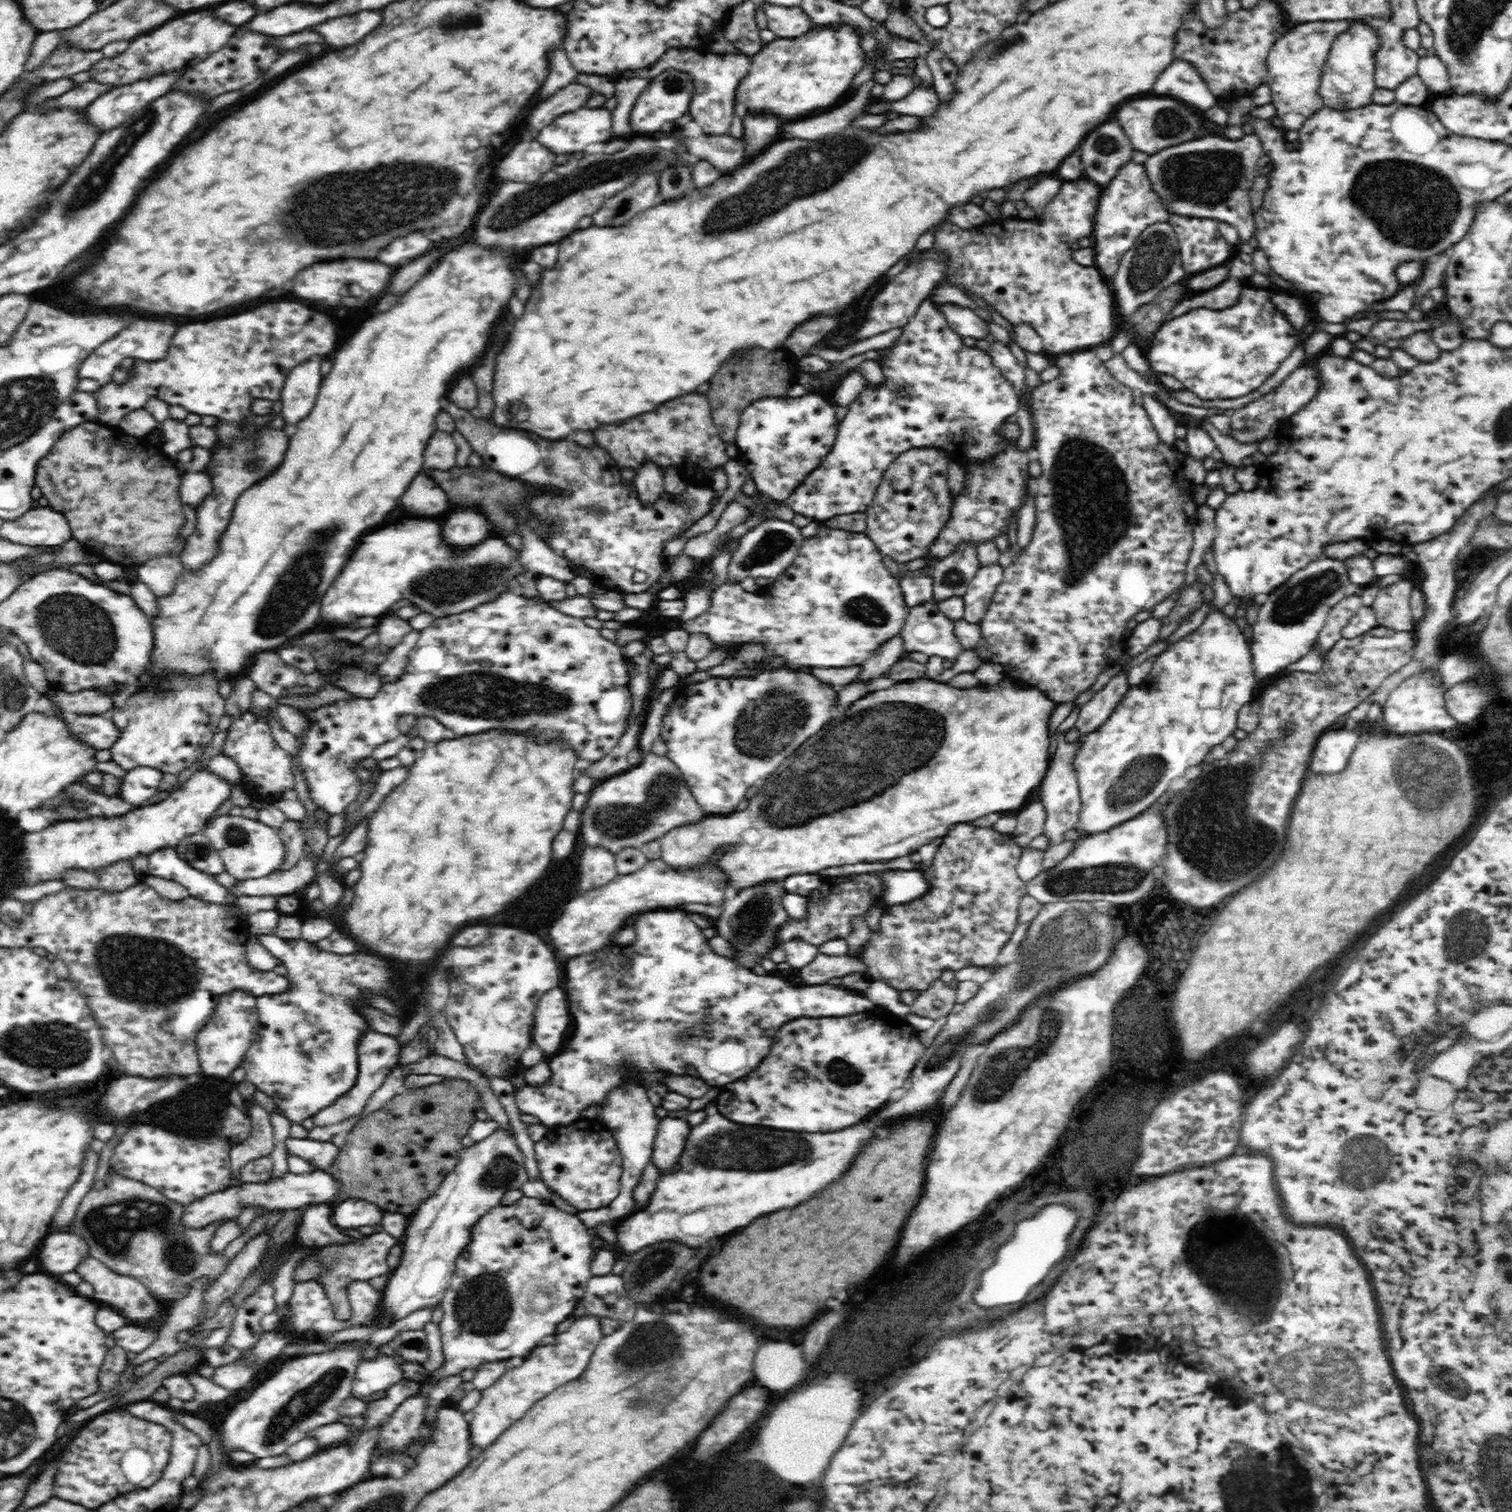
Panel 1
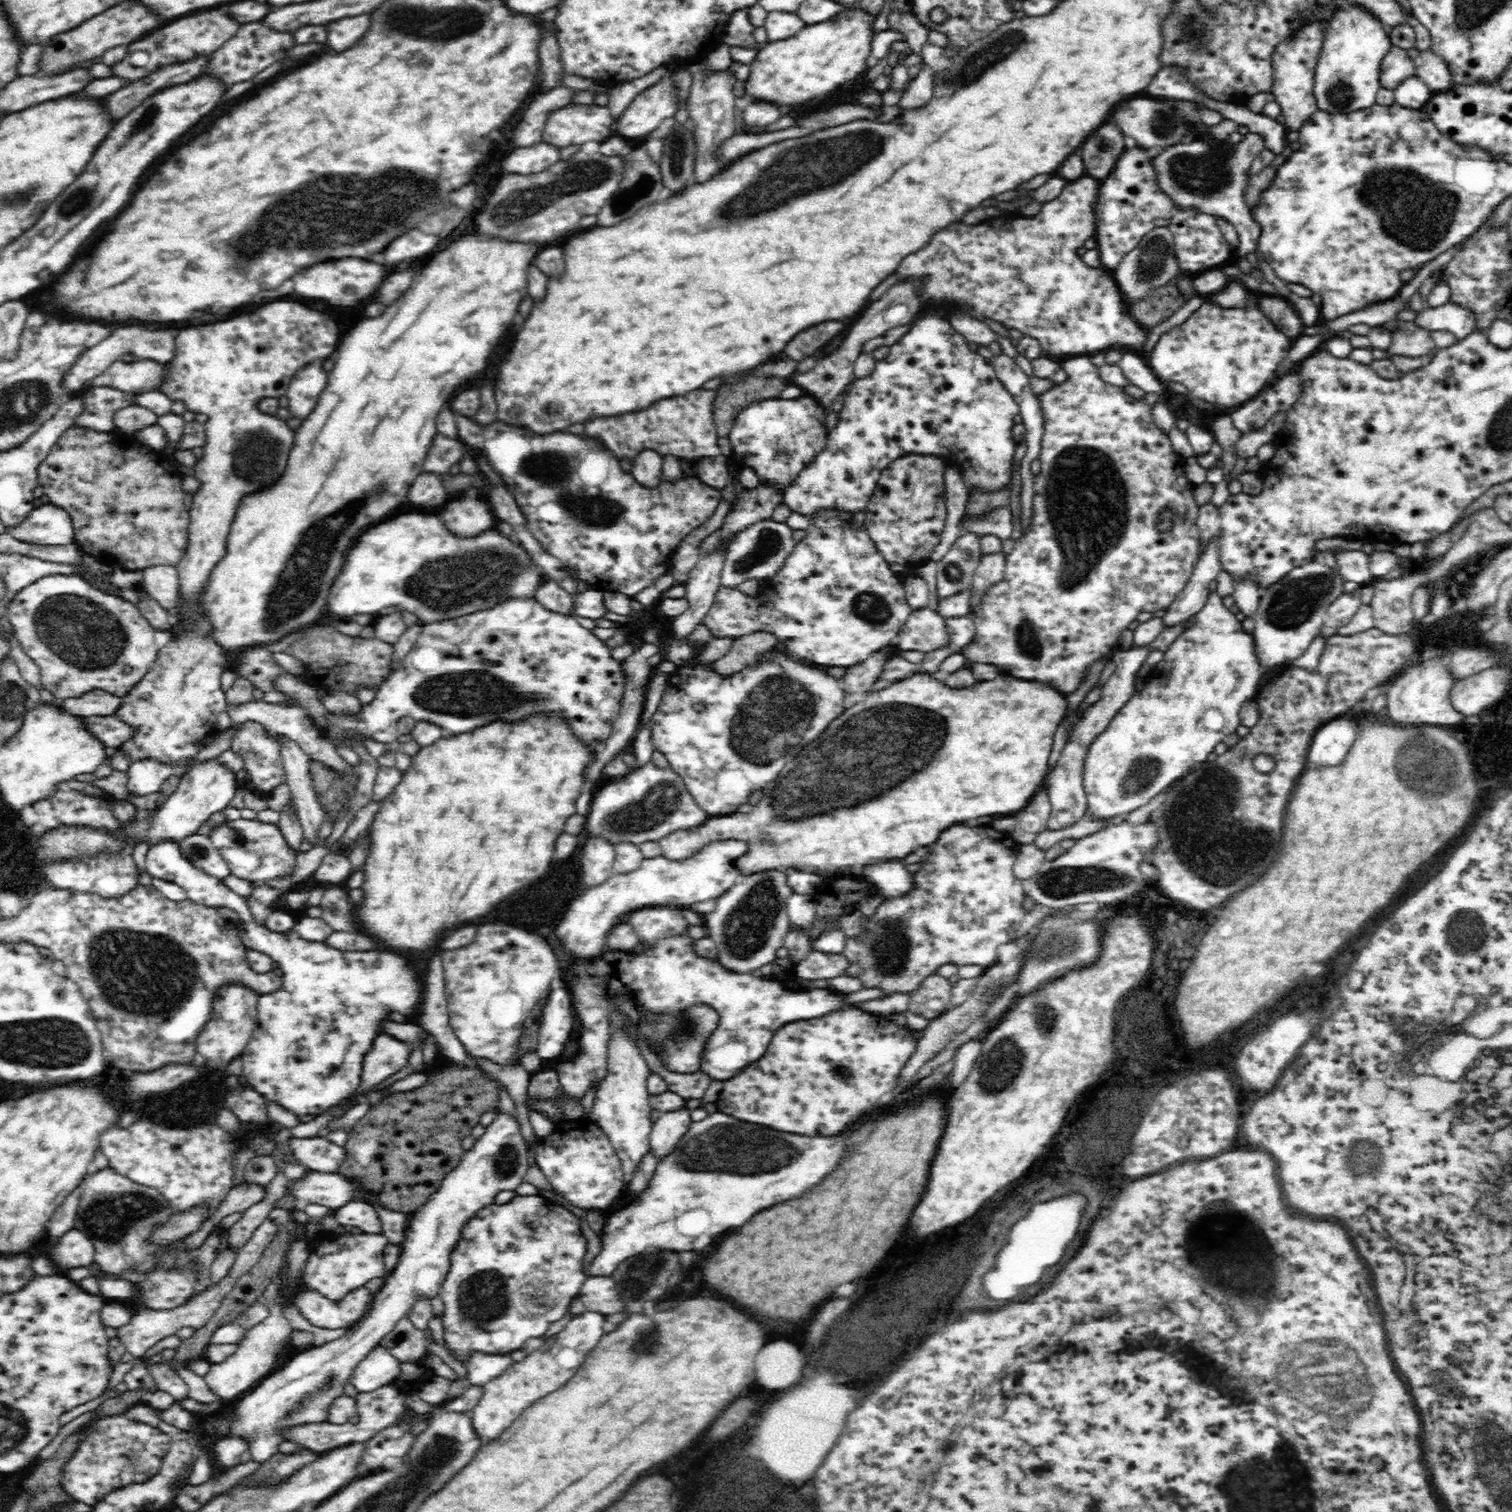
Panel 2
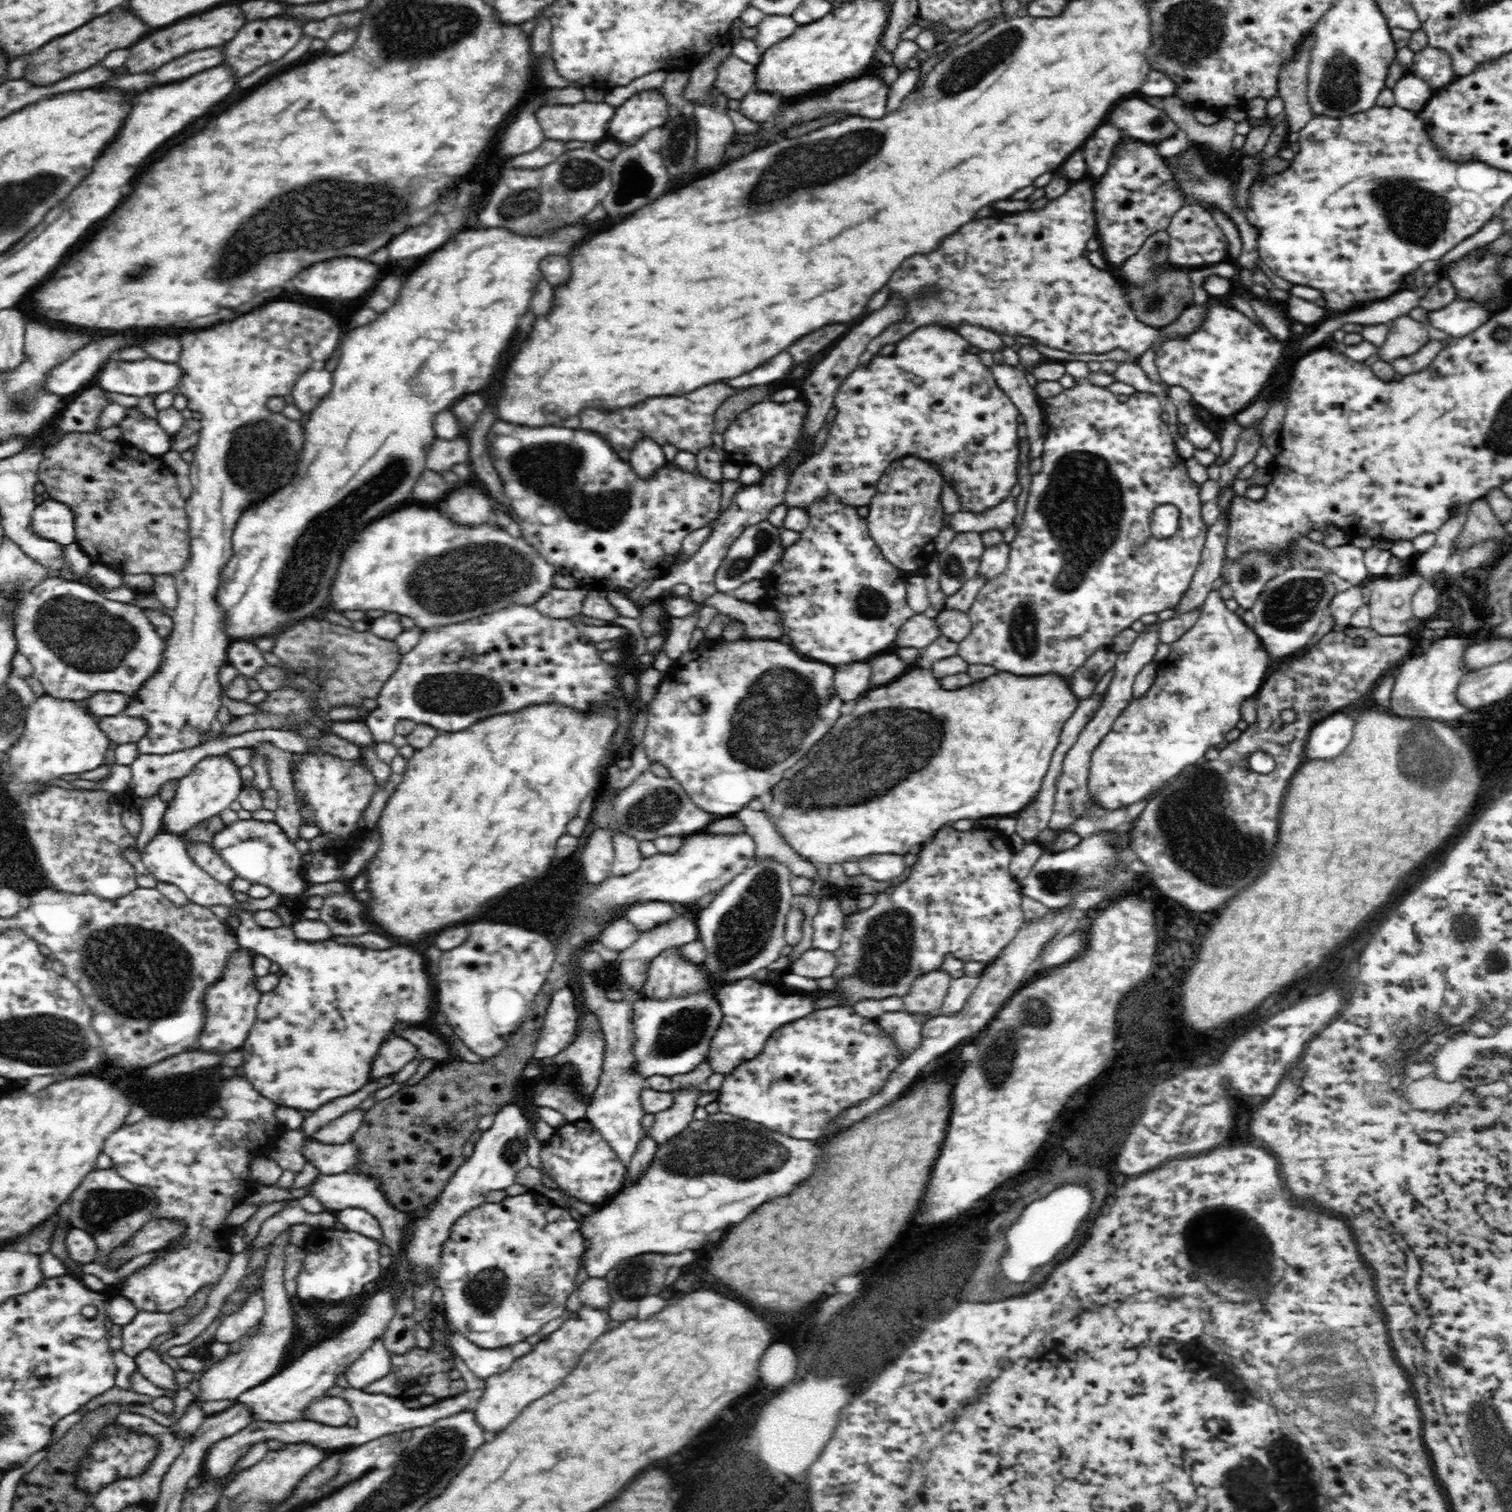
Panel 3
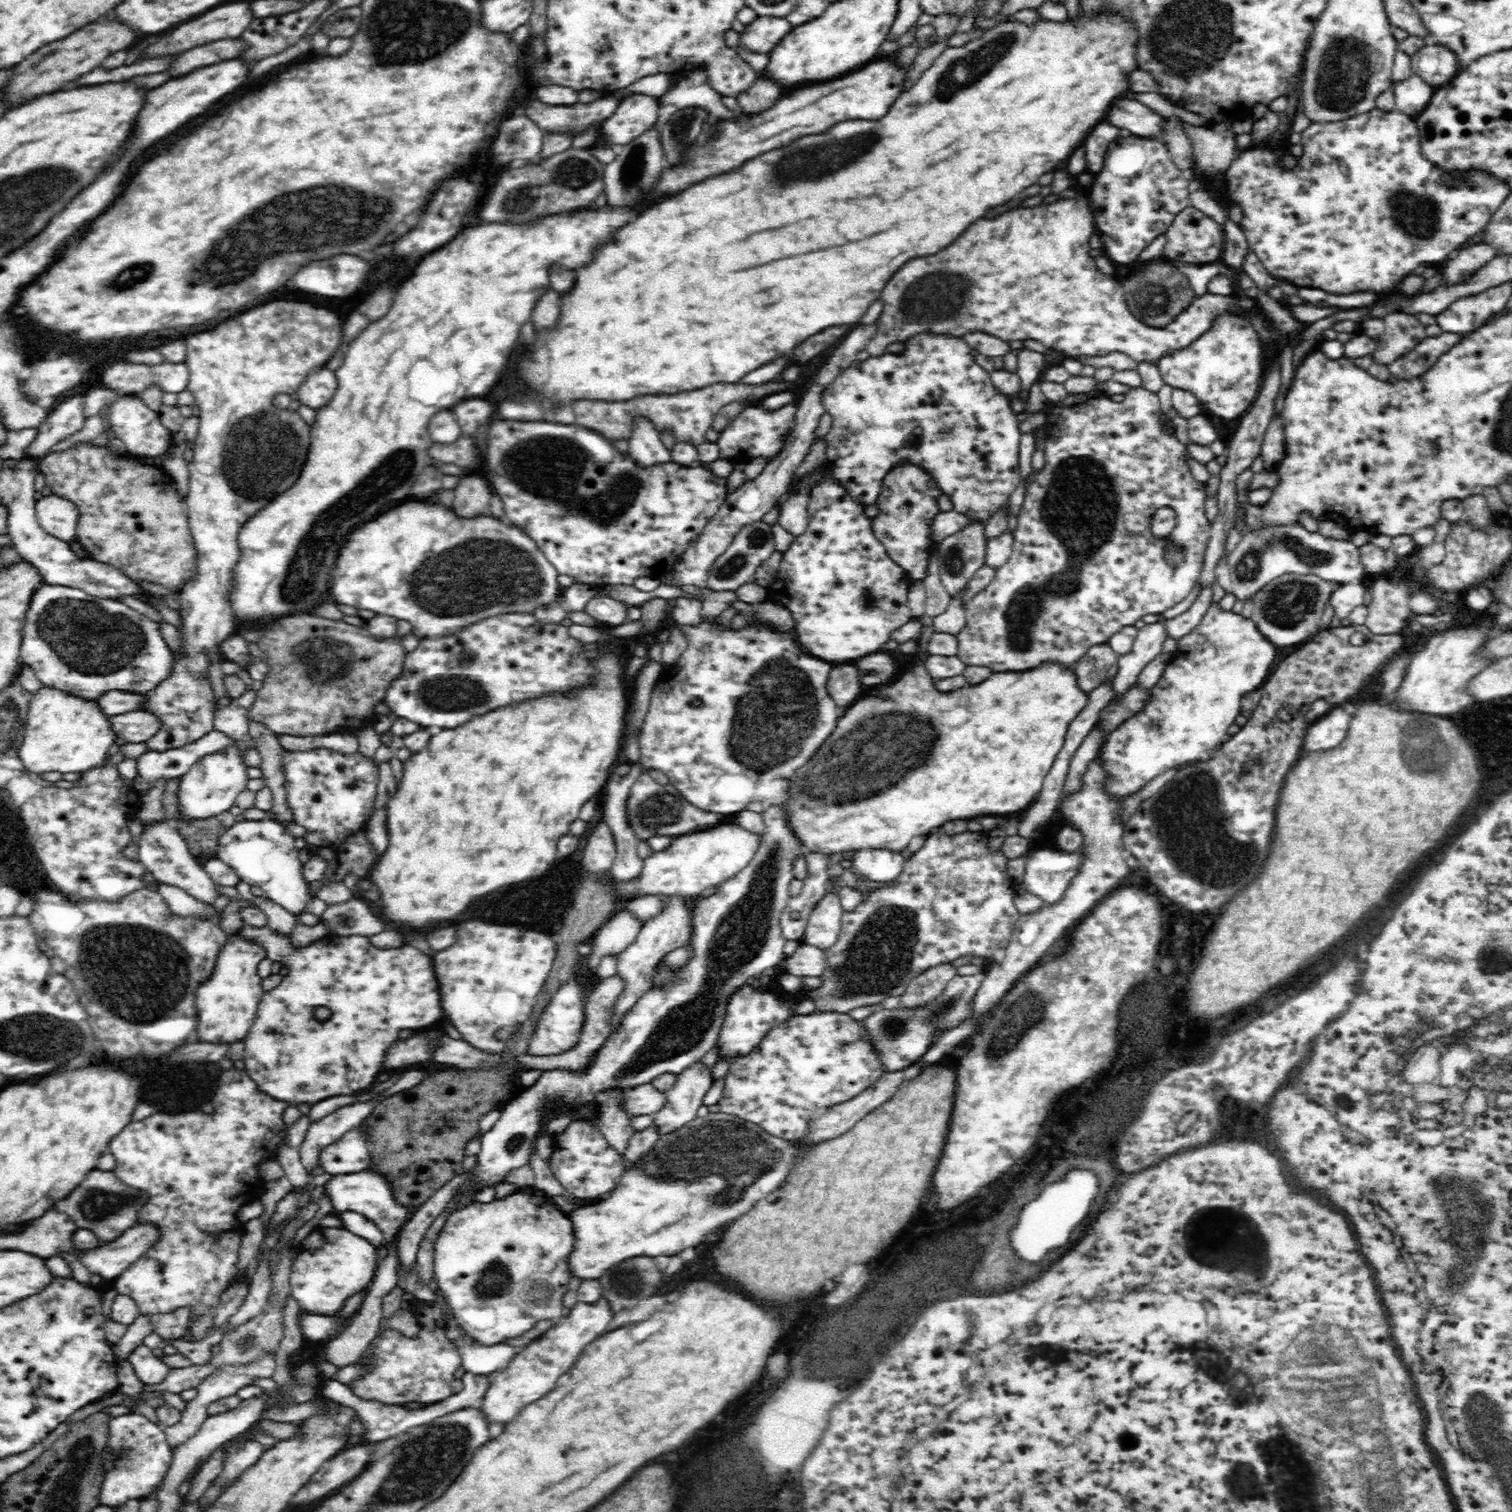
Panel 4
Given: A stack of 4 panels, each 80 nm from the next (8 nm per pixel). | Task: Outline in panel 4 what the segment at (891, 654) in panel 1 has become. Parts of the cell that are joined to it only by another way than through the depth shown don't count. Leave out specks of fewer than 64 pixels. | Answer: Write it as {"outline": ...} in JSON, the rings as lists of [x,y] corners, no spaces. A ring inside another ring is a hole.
{"outline":[[[842,666],[842,668],[832,668],[830,670],[830,698],[838,702],[836,706],[850,707],[852,702],[863,697],[862,684],[858,680],[858,672],[854,666]]]}

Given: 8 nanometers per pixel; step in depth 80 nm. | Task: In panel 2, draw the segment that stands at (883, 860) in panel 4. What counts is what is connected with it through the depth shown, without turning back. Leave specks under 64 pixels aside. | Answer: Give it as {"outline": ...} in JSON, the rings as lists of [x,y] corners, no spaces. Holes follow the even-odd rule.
{"outline":[[[888,860],[876,862],[860,869],[875,885],[878,885],[880,894],[886,896],[902,896],[914,888],[912,875],[908,874],[904,860]]]}

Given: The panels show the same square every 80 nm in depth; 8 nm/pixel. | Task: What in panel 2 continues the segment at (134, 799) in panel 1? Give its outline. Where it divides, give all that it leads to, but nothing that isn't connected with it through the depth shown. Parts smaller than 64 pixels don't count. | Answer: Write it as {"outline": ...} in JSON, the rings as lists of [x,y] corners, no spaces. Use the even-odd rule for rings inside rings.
{"outline":[[[144,758],[144,760],[134,760],[129,764],[128,791],[136,796],[148,796],[158,793],[161,787],[171,776],[184,776],[194,762],[193,758],[184,758],[176,764],[160,762],[155,758]]]}

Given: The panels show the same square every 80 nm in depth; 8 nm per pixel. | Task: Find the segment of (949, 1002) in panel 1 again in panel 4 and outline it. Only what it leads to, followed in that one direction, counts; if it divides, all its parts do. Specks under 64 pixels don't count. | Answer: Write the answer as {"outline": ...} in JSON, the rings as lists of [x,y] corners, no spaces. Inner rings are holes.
{"outline":[[[942,962],[941,965],[924,970],[909,982],[901,995],[900,1007],[914,1008],[932,1002],[946,988],[947,982],[957,975],[956,969],[953,962]]]}

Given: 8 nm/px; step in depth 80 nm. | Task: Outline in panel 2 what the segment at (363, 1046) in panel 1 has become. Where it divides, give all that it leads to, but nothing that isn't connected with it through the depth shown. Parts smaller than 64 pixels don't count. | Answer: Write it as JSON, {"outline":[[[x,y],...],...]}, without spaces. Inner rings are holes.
{"outline":[[[382,1032],[374,1038],[373,1046],[365,1054],[361,1083],[354,1093],[360,1096],[374,1088],[378,1082],[386,1080],[390,1074],[402,1070],[409,1061],[410,1051],[406,1042]]]}

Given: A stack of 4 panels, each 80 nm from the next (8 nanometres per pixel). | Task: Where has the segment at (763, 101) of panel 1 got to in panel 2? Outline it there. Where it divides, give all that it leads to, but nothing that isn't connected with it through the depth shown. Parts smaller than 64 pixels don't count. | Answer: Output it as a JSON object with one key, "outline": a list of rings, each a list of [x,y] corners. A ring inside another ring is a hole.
{"outline":[[[855,4],[845,7],[844,12],[830,20],[804,26],[792,37],[758,47],[757,55],[750,64],[746,94],[788,108],[812,108],[828,102],[836,90],[854,78],[861,78],[866,70],[866,60],[876,34],[873,22],[877,16]]]}

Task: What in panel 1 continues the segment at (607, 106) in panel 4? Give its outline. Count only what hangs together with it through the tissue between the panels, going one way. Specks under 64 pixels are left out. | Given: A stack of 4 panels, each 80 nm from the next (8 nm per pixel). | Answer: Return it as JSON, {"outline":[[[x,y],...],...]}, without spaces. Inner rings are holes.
{"outline":[[[580,108],[558,116],[540,134],[538,142],[554,154],[582,152],[584,146],[594,142],[606,143],[611,139],[611,111],[604,108]]]}

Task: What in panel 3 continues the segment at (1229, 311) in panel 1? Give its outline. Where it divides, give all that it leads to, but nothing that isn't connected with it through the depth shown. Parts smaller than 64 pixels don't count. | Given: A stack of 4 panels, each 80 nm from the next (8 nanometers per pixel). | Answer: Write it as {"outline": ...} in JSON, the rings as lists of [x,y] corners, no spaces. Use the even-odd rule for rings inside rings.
{"outline":[[[1213,304],[1208,308],[1198,331],[1190,336],[1177,336],[1159,346],[1155,352],[1155,364],[1162,383],[1166,383],[1169,387],[1185,388],[1199,406],[1227,419],[1234,417],[1257,399],[1282,356],[1284,356],[1284,346],[1268,330],[1256,326],[1252,320],[1248,320],[1238,310],[1232,310],[1229,305],[1224,308],[1224,304],[1222,306]]]}

